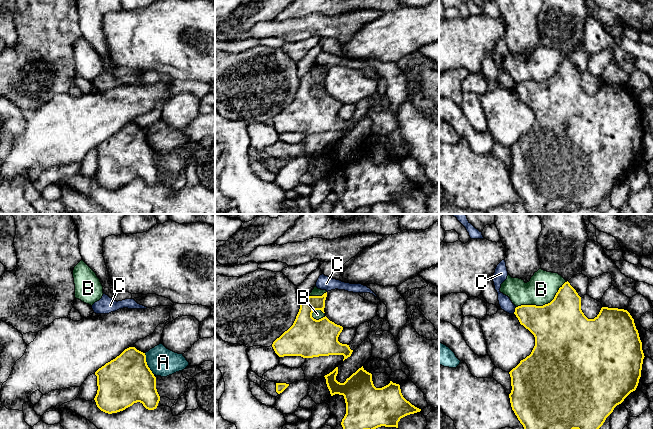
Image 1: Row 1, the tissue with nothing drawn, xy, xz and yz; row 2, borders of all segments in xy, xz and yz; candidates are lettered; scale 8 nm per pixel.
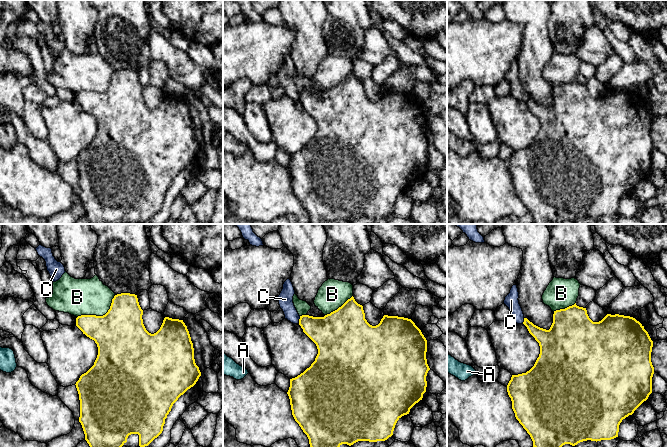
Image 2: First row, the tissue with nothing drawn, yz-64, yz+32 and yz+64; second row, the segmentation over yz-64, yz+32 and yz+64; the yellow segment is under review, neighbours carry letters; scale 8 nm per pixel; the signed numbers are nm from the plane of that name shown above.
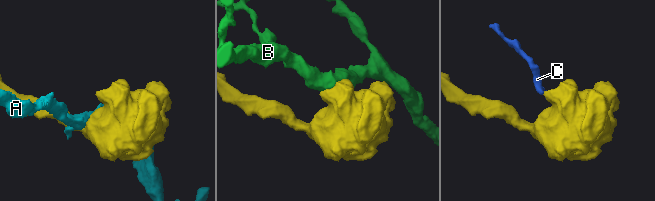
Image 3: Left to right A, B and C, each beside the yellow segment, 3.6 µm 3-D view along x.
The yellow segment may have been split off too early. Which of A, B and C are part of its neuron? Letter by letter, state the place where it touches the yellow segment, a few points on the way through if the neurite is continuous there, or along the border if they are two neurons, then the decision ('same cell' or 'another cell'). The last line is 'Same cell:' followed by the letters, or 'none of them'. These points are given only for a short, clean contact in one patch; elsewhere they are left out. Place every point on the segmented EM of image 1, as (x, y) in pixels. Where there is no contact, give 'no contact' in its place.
A: meets yellow in xy at (146, 364); another cell
B: meets yellow in yz at (543, 305); another cell
C: meets yellow in yz at (515, 310); border along yz (516, 307), (513, 313); another cell
Same cell: none of them

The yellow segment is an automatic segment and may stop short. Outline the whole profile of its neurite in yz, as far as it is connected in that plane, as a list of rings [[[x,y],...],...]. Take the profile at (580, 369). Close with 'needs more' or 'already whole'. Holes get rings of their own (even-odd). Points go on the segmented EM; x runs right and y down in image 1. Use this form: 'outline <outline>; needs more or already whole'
outline [[[567,281],[550,303],[521,305],[514,314],[535,337],[531,354],[509,372],[511,407],[524,429],[599,429],[614,408],[636,390],[645,356],[634,319],[627,310],[602,307],[594,319],[588,319],[581,310],[581,297]]]; already whole

